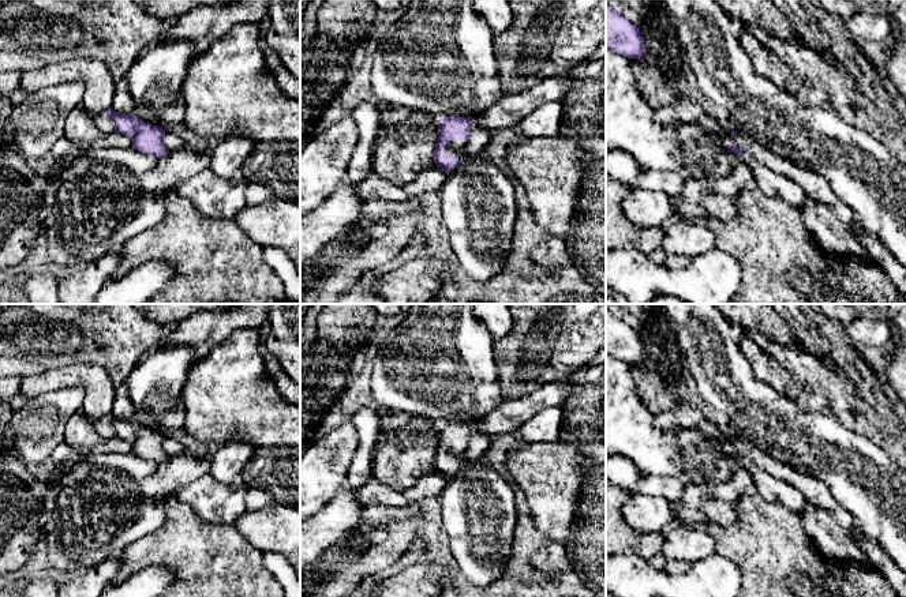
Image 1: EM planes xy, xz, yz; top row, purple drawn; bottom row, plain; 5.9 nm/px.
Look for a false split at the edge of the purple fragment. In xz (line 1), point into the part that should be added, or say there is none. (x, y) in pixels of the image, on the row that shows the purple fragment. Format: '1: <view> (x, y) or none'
1: xz (455, 149)

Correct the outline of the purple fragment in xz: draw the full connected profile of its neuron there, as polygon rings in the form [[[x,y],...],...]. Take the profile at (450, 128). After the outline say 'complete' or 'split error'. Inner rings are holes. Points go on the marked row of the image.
[[[450,116],[437,120],[438,139],[434,161],[438,168],[449,173],[458,162],[472,129],[472,120]]]; split error

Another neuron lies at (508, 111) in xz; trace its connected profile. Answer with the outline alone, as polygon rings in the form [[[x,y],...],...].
[[[569,75],[547,78],[527,91],[502,95],[473,121],[488,132],[517,128],[532,110],[546,102],[561,101],[576,85],[577,82]]]

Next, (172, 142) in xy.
[[[165,132],[164,144],[165,144],[168,153],[180,150],[184,146],[181,139],[172,132]]]

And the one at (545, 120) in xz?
[[[562,101],[546,102],[518,123],[517,132],[524,138],[554,136],[559,134],[562,117]]]

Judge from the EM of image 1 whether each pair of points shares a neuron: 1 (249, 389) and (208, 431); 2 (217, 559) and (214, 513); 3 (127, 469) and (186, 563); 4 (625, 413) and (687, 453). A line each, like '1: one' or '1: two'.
1: one
2: two
3: two
4: one

